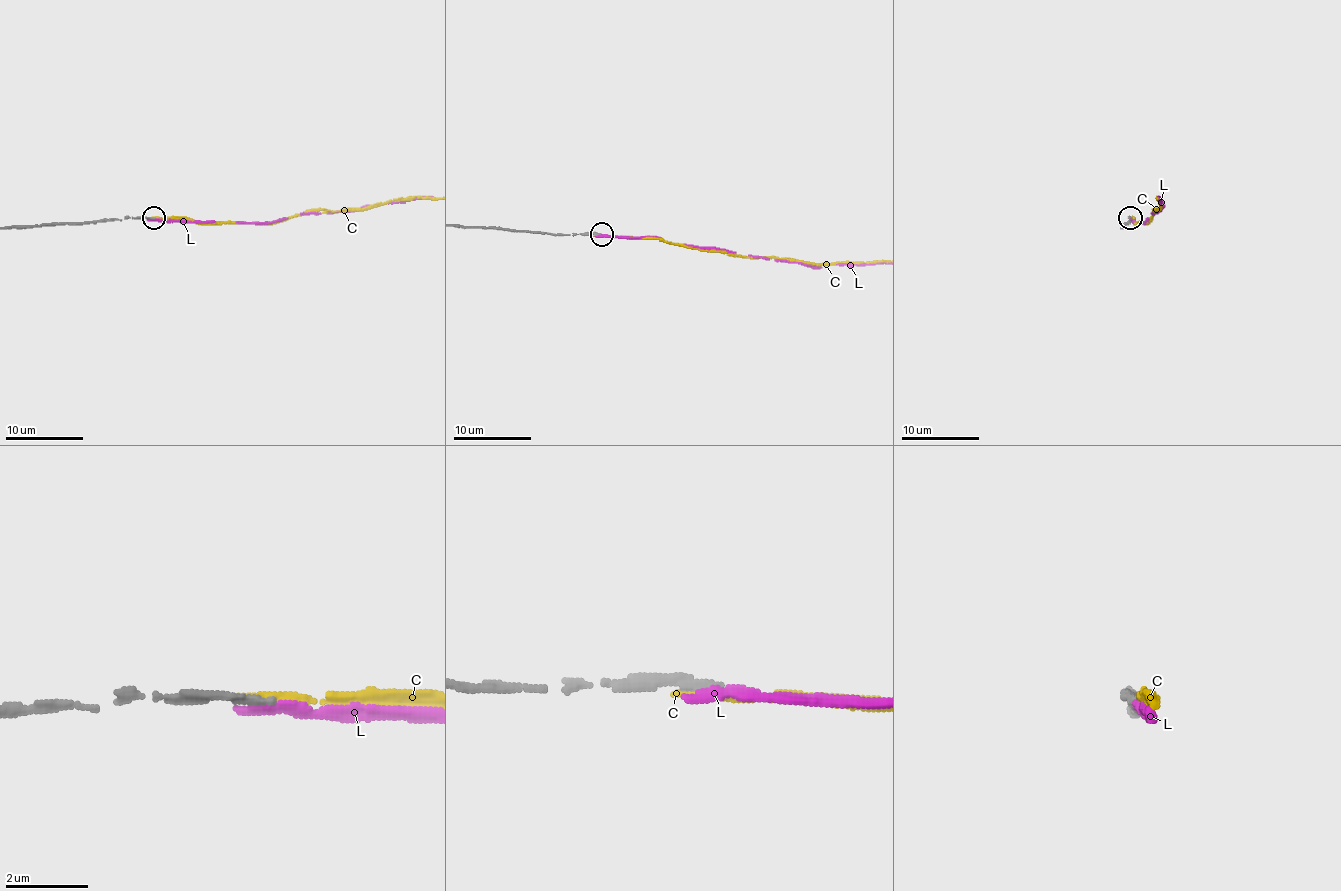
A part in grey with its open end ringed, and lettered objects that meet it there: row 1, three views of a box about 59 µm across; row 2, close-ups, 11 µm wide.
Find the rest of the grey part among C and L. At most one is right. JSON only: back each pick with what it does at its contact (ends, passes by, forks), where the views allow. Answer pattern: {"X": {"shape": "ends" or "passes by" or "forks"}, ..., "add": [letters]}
{"add": []}

